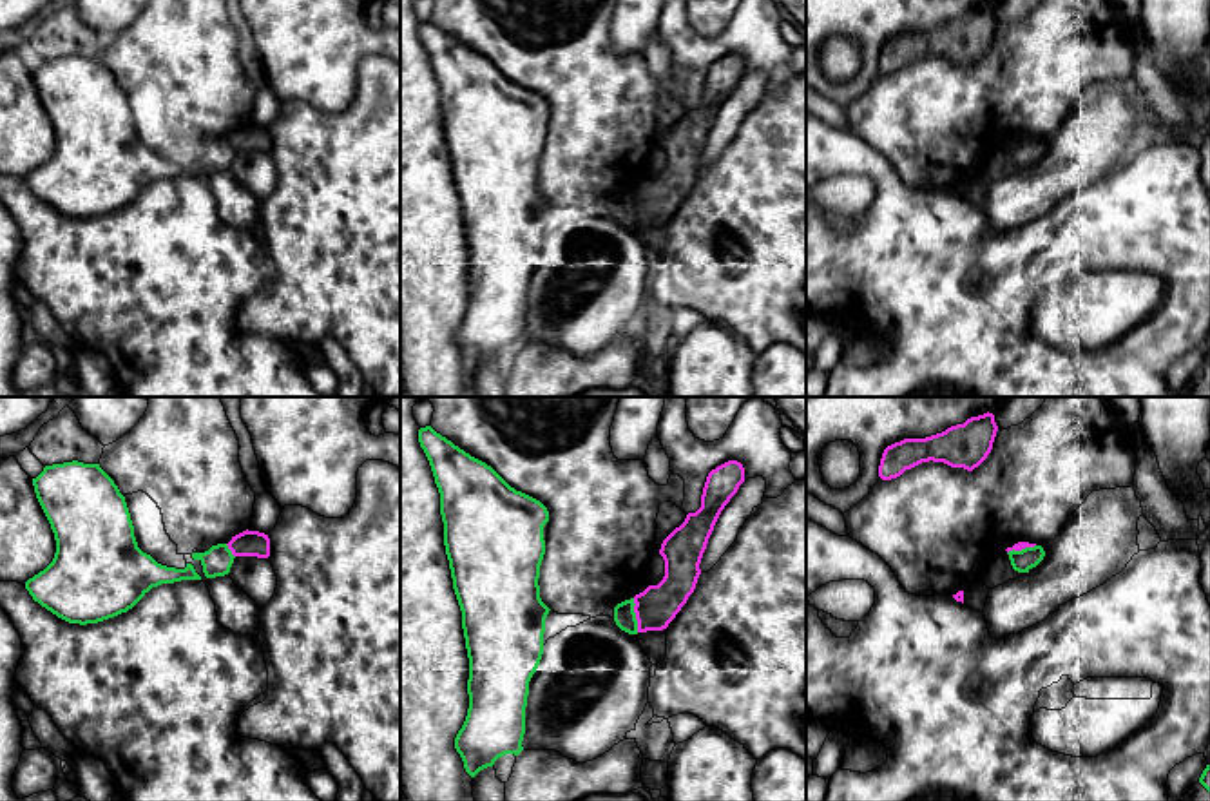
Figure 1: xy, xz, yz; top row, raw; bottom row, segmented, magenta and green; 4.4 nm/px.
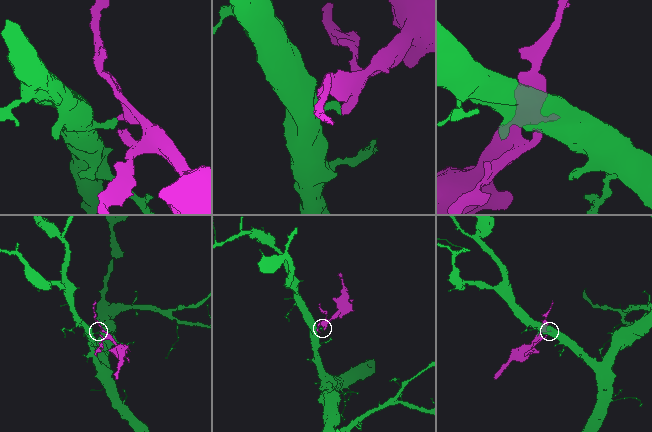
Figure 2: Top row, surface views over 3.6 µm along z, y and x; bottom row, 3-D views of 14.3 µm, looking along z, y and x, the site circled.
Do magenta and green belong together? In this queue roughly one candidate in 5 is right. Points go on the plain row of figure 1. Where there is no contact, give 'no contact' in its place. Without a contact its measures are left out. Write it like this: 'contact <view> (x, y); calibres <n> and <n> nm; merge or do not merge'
contact xz (636, 209); calibres 180 and 100 nm; do not merge

